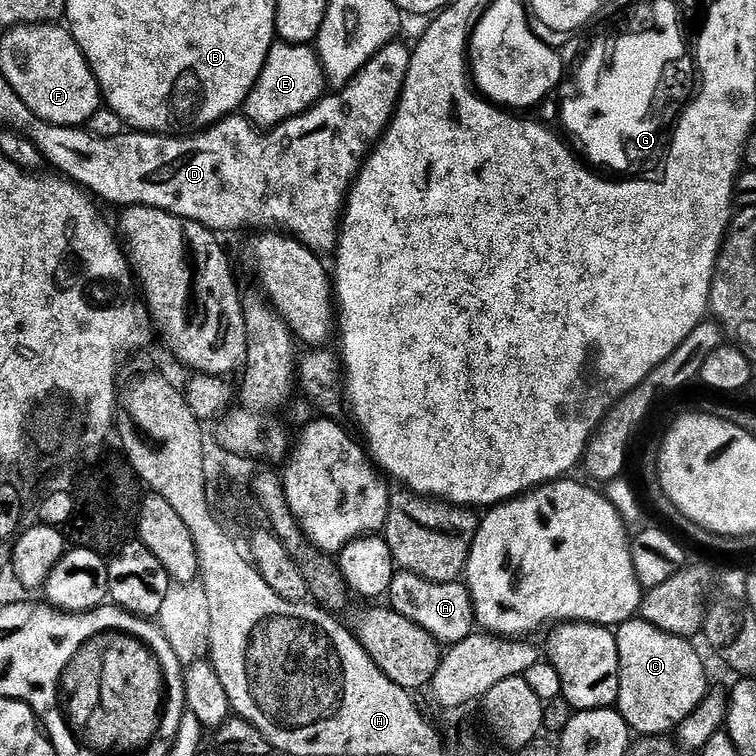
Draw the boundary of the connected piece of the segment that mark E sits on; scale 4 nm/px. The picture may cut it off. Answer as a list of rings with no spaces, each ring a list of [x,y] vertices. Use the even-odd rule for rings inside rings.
[[[283,42],[273,44],[258,82],[246,101],[246,116],[261,130],[279,128],[309,108],[315,108],[325,95],[326,77],[319,55],[311,47],[293,46]]]

